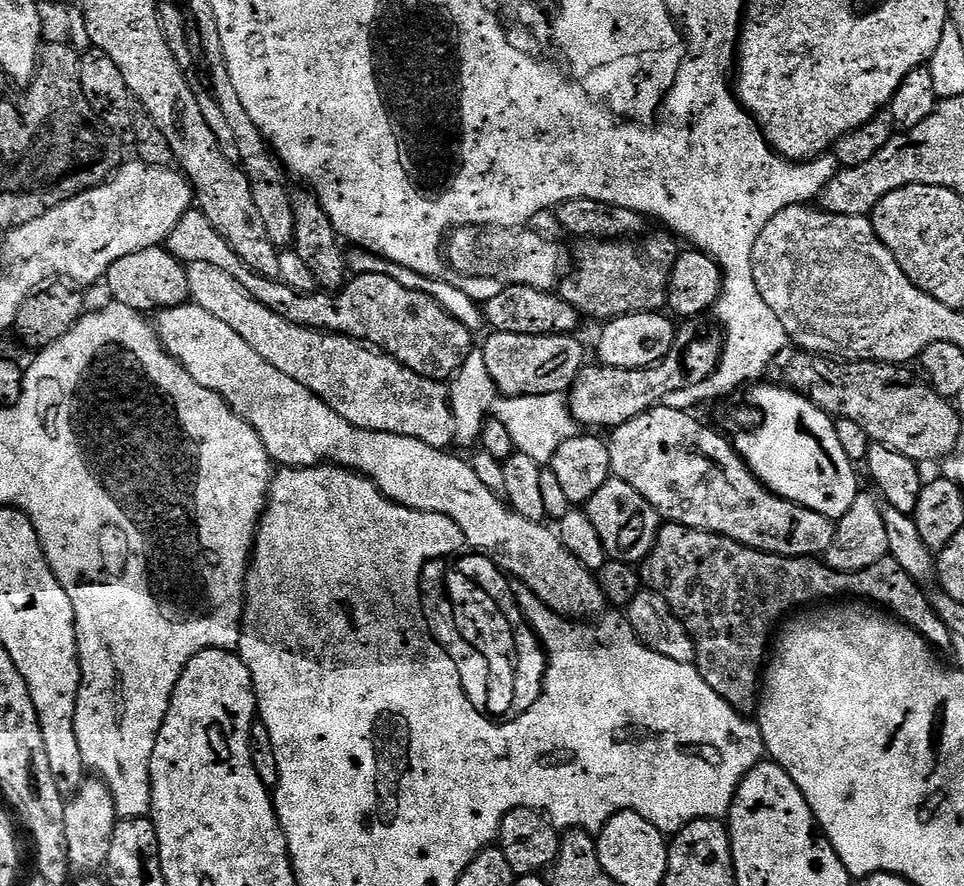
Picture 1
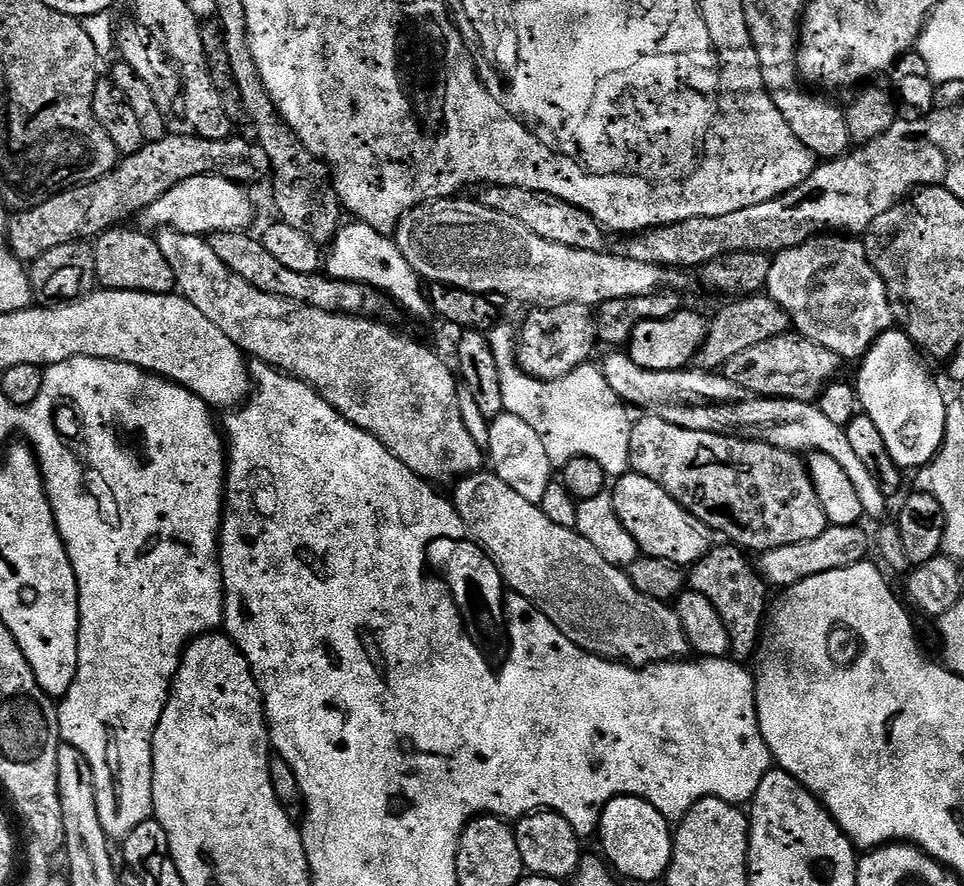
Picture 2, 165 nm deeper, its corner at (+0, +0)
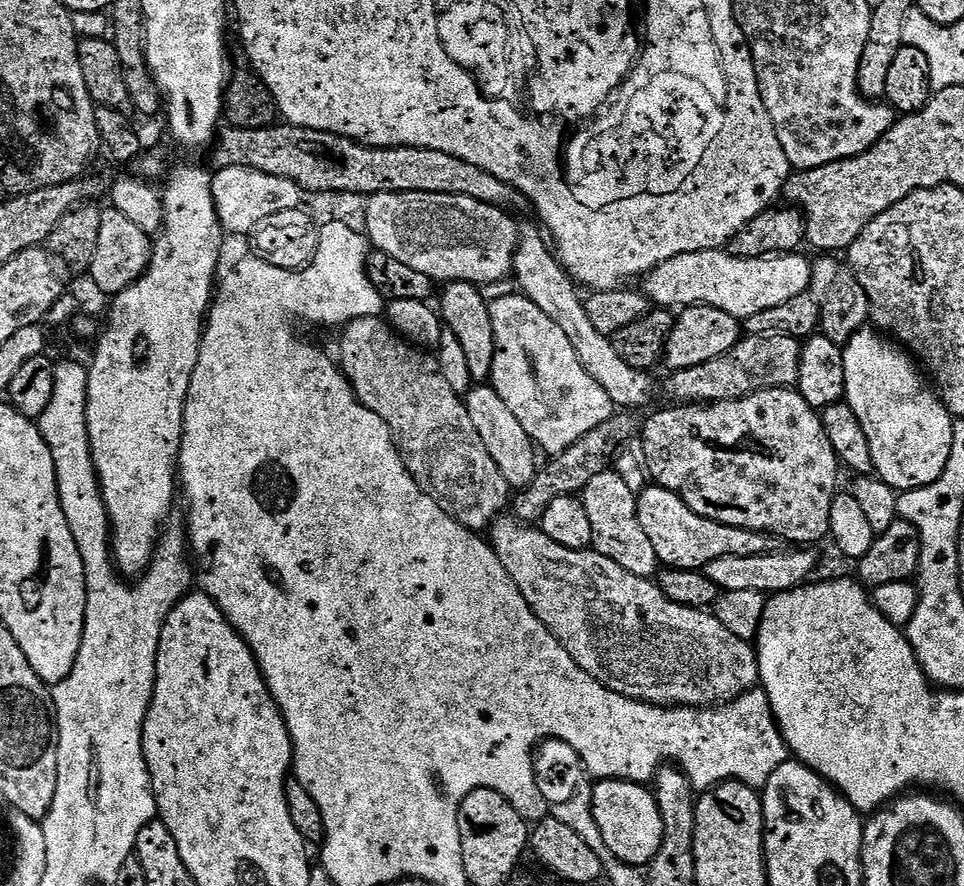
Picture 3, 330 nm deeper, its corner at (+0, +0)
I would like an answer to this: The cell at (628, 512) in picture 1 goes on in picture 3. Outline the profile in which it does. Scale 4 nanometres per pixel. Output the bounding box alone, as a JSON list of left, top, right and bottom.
[636,486,786,570]

